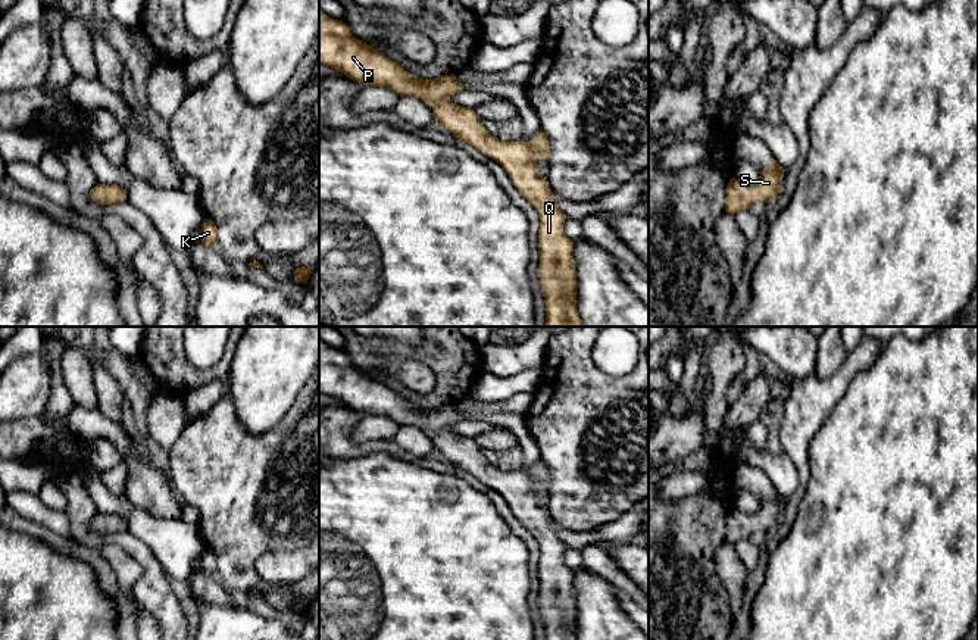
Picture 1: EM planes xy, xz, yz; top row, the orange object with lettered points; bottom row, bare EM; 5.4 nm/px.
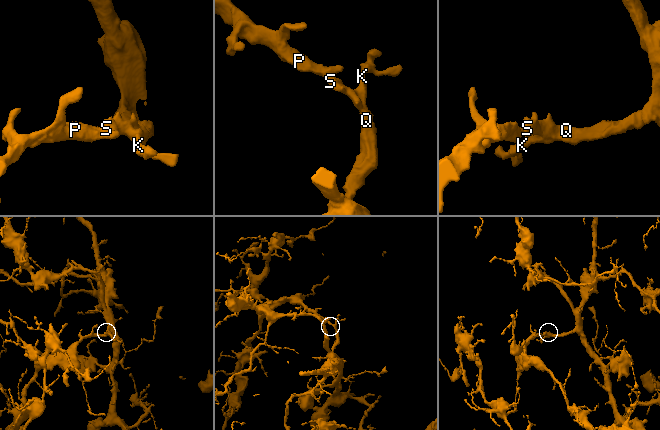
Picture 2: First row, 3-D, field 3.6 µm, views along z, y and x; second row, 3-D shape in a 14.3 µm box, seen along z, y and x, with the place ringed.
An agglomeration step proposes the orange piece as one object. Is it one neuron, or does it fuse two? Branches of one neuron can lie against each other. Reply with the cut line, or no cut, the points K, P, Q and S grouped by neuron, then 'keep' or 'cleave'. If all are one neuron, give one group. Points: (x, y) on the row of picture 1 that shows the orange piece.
no cut; K P Q S; keep

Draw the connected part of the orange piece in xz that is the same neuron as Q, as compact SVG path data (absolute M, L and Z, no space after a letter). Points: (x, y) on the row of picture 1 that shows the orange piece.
M319 7L319 62L343 72L347 78L371 87L387 87L400 97L416 97L432 107L432 119L451 132L456 138L478 149L485 156L503 166L518 191L532 205L540 215L538 230L538 278L546 303L546 327L584 327L577 307L577 275L574 263L574 241L563 232L566 215L550 196L549 182L538 174L535 160L544 157L549 162L550 146L547 135L540 129L531 141L500 141L491 135L481 118L471 107L450 102L450 97L463 90L456 75L441 75L434 79L422 79L404 71L390 57L372 46L354 38L349 26L329 18Z

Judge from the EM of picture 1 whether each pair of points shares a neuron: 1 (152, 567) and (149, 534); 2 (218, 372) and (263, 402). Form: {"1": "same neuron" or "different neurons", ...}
{"1": "different neurons", "2": "different neurons"}

